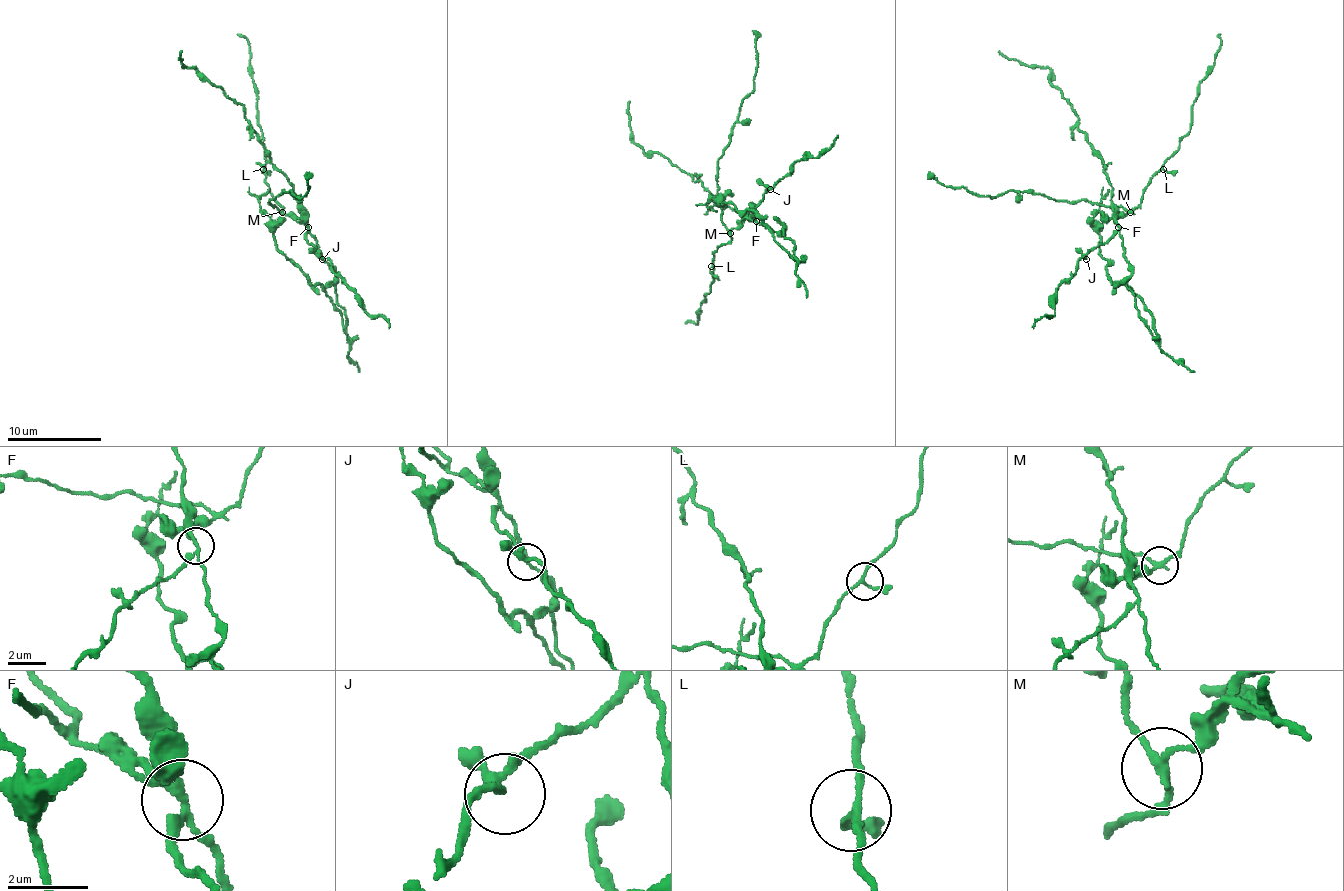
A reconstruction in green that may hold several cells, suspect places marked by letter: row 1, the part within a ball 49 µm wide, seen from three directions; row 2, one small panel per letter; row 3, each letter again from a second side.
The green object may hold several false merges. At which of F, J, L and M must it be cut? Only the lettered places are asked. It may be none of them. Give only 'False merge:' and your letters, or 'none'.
False merge: F, M

